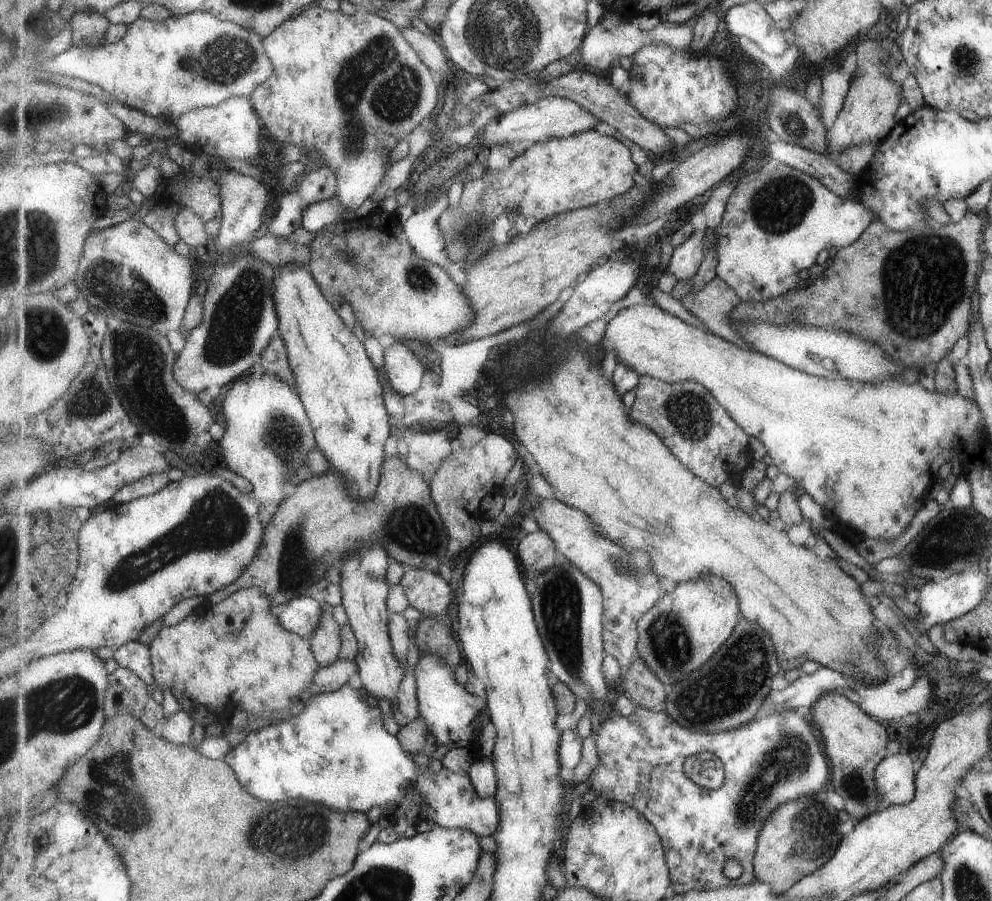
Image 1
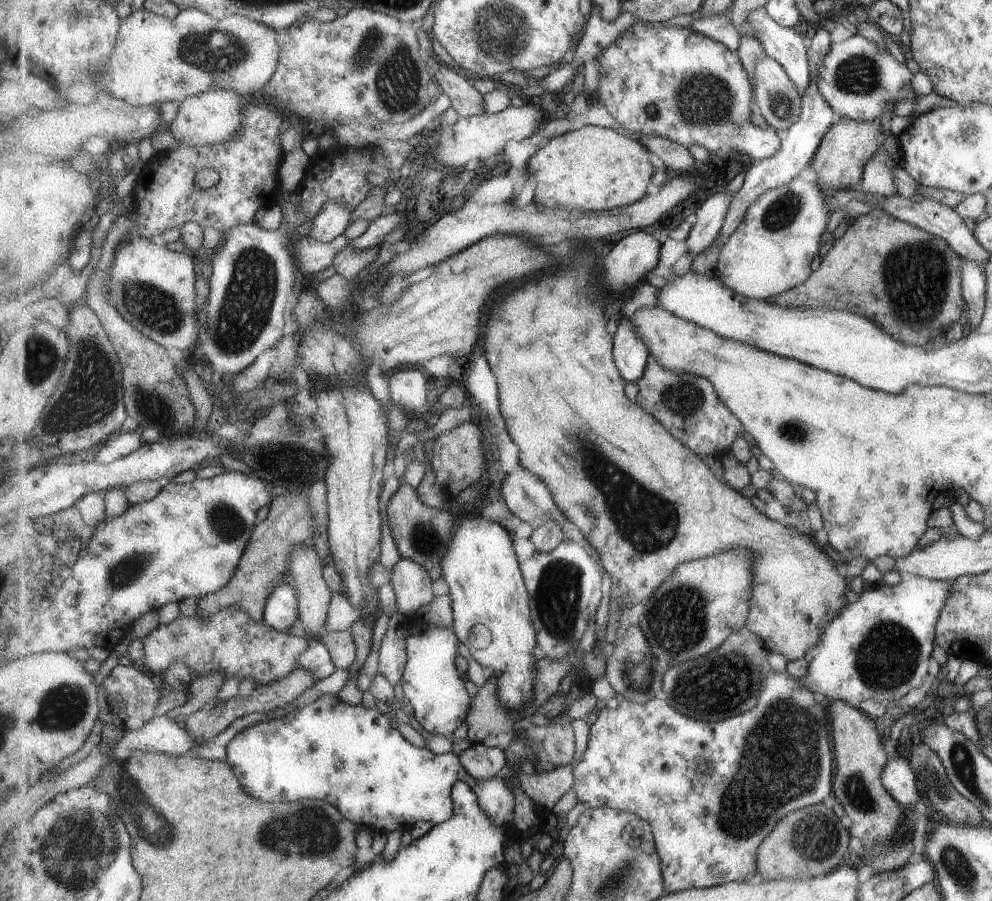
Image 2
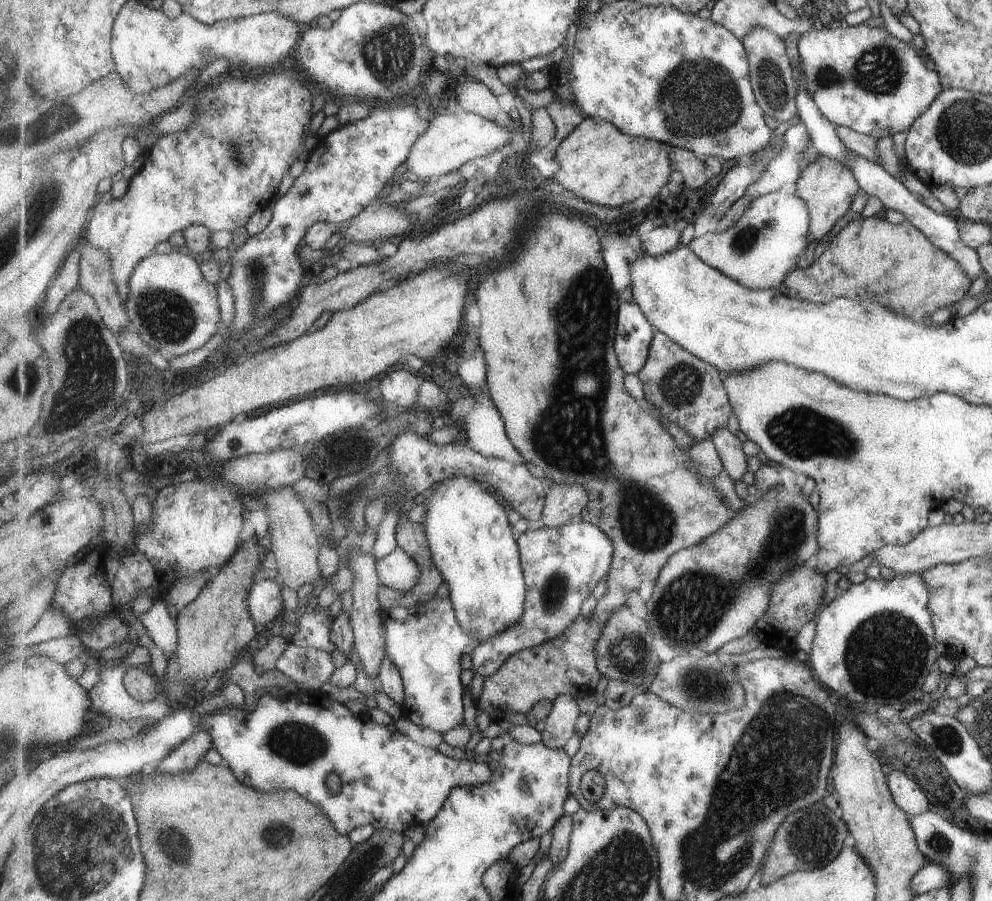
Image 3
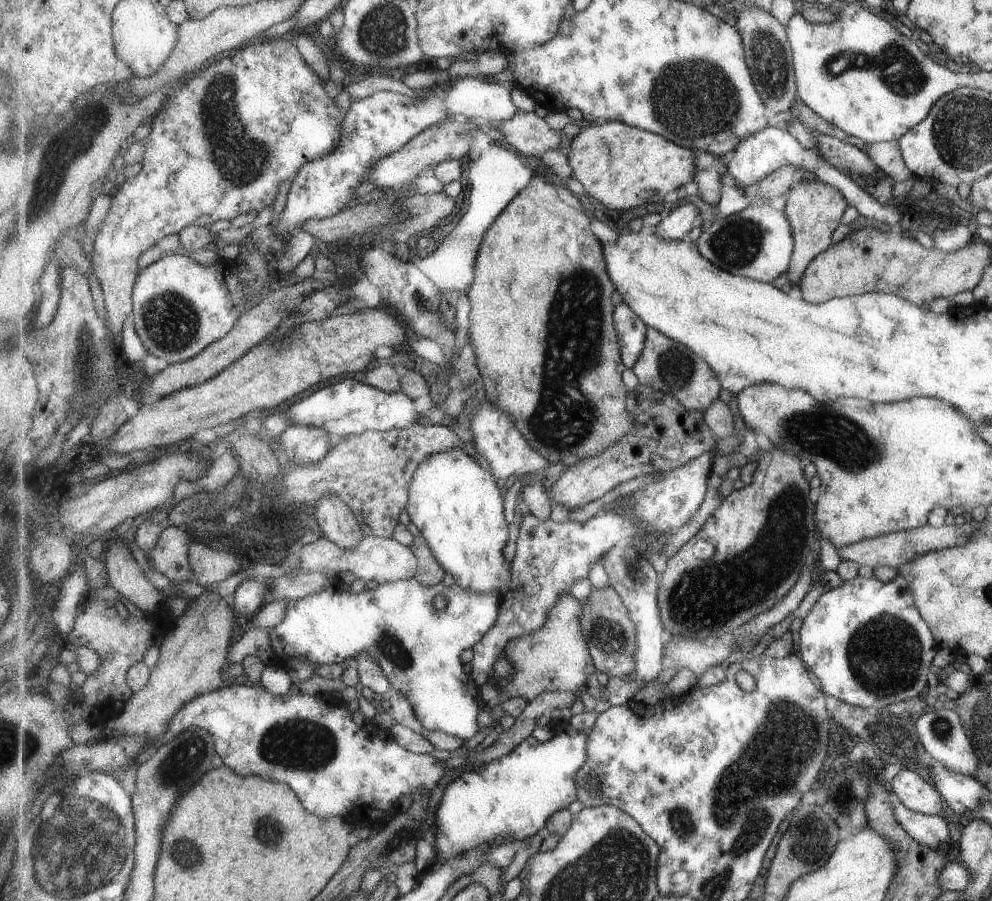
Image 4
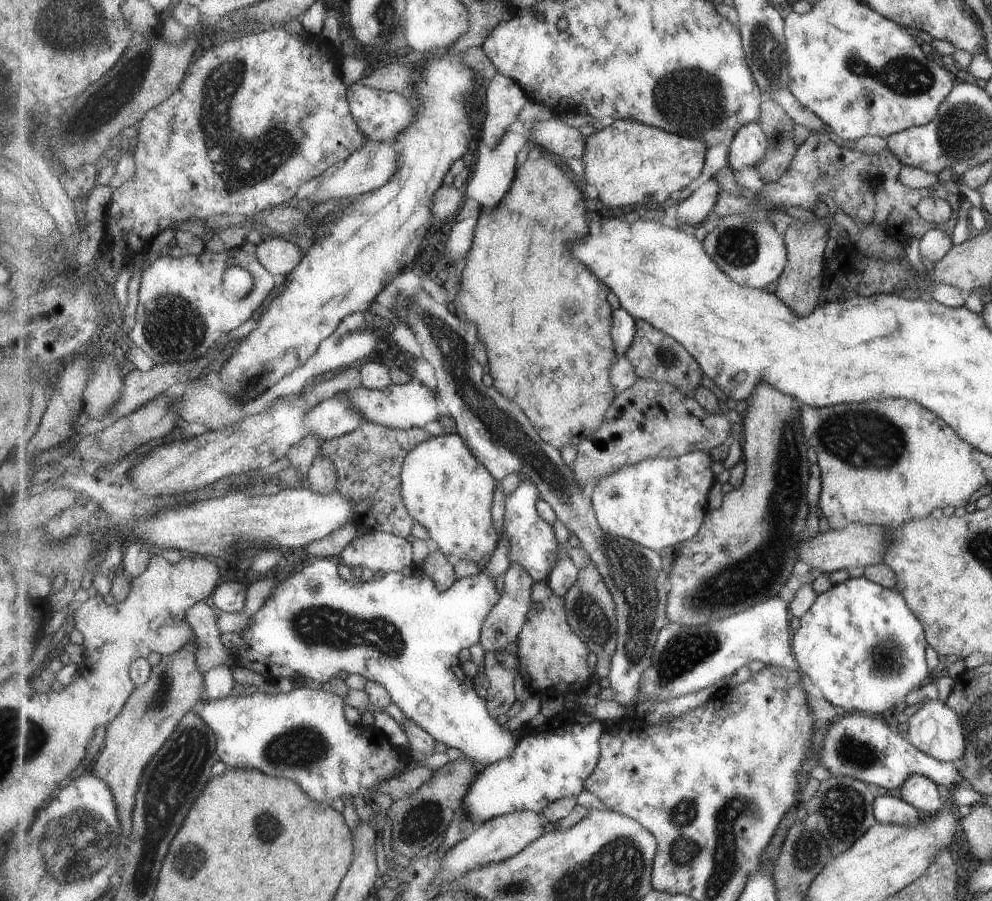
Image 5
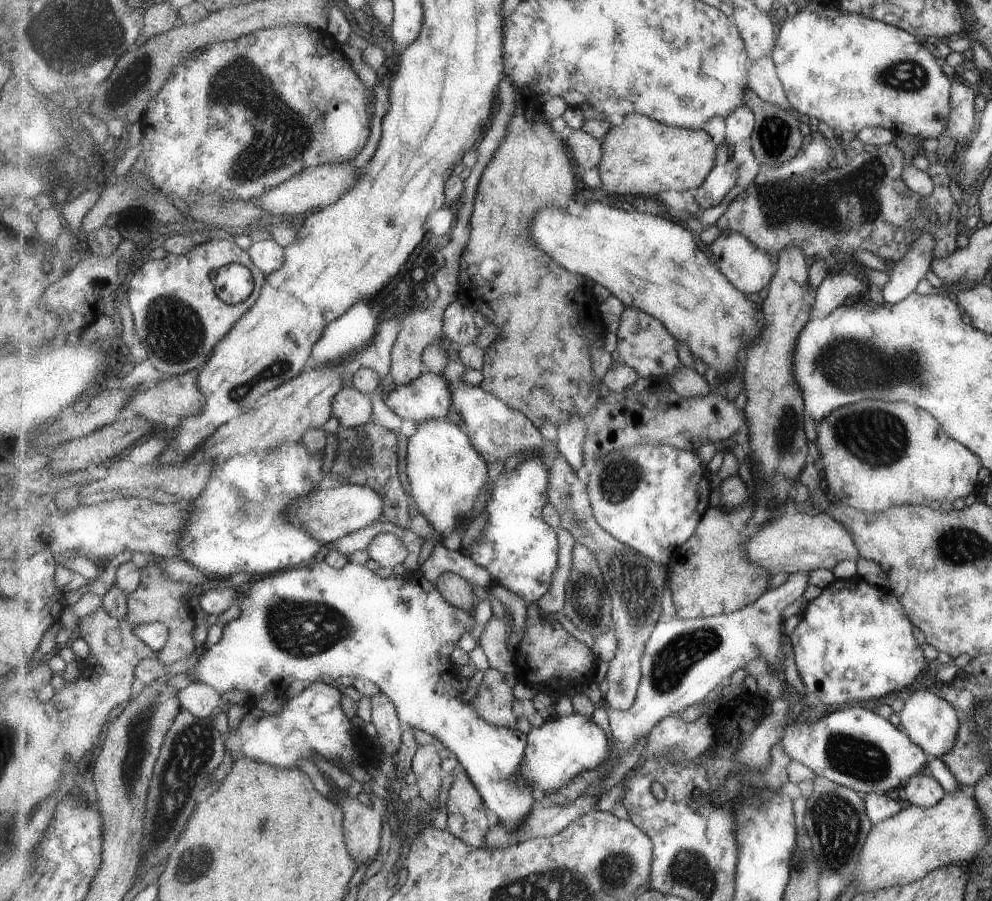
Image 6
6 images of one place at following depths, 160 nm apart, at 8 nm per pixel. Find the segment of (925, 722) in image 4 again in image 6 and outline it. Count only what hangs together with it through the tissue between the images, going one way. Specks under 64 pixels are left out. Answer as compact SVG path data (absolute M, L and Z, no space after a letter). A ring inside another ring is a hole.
M919 689L911 692L904 706L900 710L899 726L908 732L913 744L920 745L923 751L929 757L940 758L941 755L947 754L954 746L954 741L958 734L959 718L956 716L956 710L936 694L931 694L925 689Z

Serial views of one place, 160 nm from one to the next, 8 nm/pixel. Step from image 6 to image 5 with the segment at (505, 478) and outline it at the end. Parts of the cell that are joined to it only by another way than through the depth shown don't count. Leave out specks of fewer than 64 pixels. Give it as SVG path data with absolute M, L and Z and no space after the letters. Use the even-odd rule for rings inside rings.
M521 477L519 486L505 499L503 518L503 532L505 532L510 544L510 563L521 563L535 583L549 578L558 560L558 550L560 549L553 525L545 520L538 511L540 499L538 486L533 481Z

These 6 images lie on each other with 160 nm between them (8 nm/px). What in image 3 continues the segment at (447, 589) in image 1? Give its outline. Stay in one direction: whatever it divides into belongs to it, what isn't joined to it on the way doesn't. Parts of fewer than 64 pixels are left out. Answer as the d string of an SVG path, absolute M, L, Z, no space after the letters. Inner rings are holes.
M399 546L378 560L376 566L381 584L390 587L395 593L411 592L422 577L418 562Z

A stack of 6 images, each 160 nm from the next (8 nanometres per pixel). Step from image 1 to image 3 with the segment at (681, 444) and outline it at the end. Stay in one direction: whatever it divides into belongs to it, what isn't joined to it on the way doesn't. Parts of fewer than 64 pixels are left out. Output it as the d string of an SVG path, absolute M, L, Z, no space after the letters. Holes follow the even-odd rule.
M656 331L647 364L638 375L643 381L647 400L661 410L660 416L680 425L698 442L713 441L718 429L726 429L731 414L734 414L721 370L695 356L664 332Z

